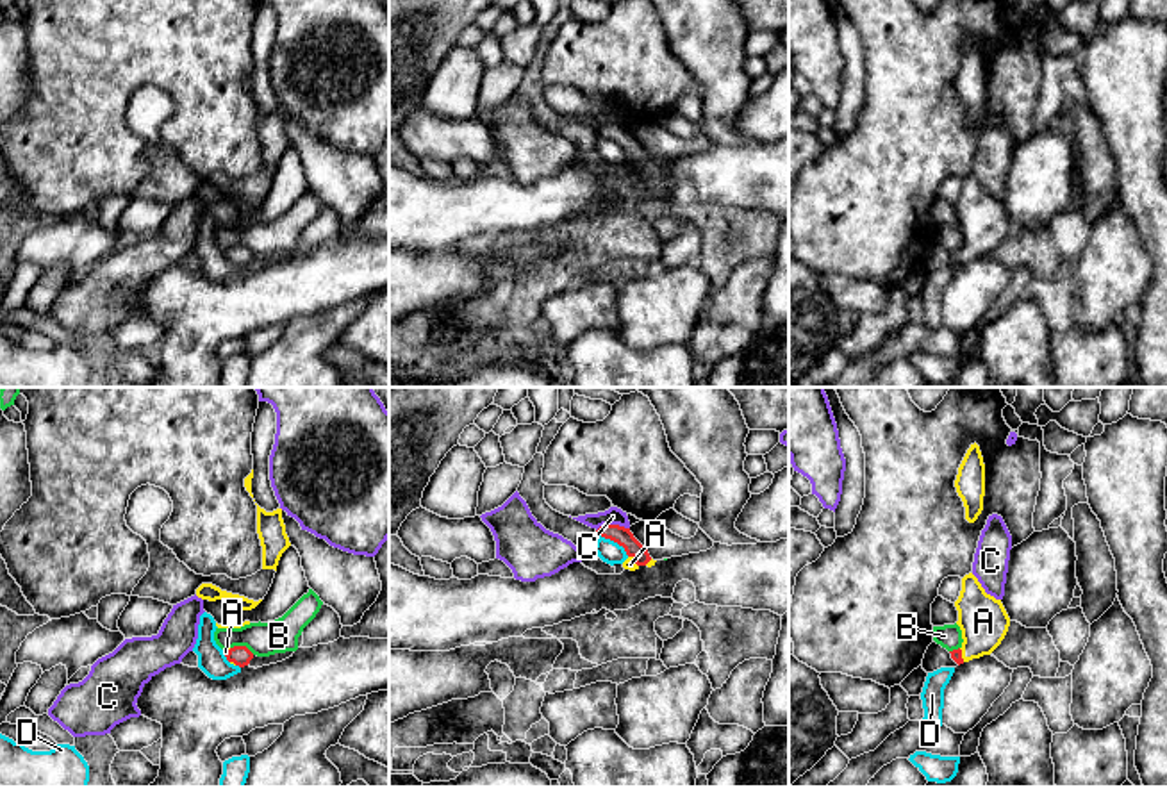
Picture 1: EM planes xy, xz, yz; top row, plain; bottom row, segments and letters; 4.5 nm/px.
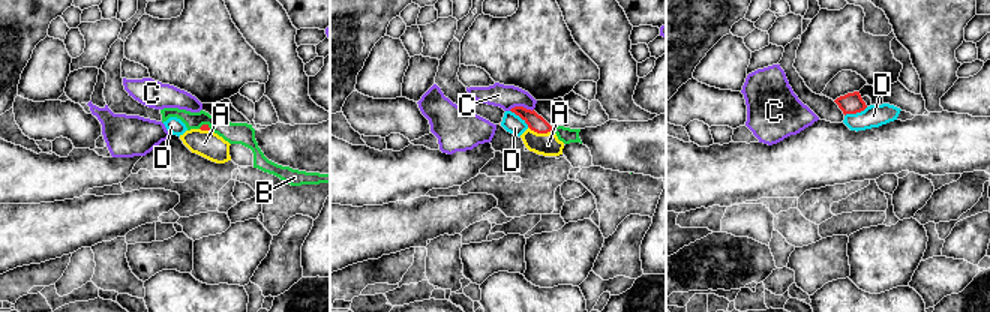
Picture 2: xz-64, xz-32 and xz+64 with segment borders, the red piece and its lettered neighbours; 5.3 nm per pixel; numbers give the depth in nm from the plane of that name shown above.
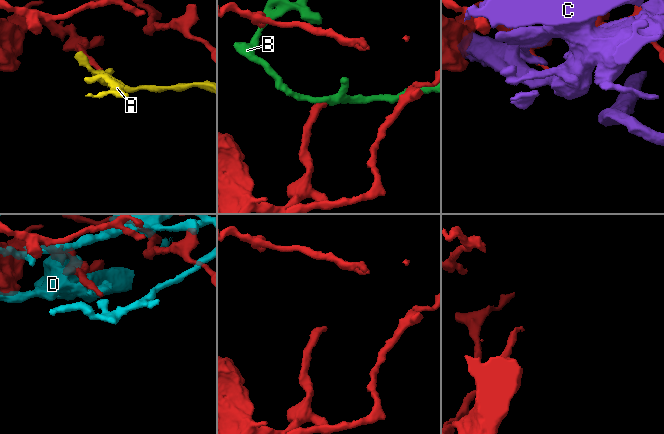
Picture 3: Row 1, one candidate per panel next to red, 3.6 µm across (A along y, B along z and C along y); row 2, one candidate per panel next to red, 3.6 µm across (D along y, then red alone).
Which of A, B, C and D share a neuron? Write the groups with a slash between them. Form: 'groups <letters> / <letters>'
groups A / B / C / D

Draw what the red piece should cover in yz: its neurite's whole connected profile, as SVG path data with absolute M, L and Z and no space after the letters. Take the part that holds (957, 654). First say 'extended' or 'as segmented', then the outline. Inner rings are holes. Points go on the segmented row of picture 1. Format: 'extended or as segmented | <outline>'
extended | M969 573L962 578L962 591L955 607L964 642L958 650L949 651L951 659L960 666L990 655L1001 644L1010 626L1010 617L1001 600L987 594L978 578Z

